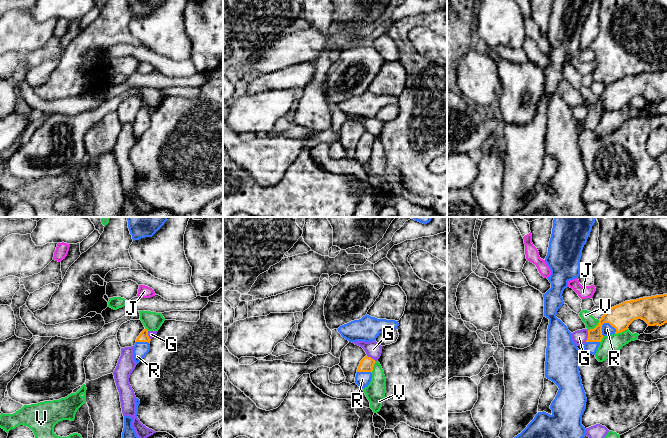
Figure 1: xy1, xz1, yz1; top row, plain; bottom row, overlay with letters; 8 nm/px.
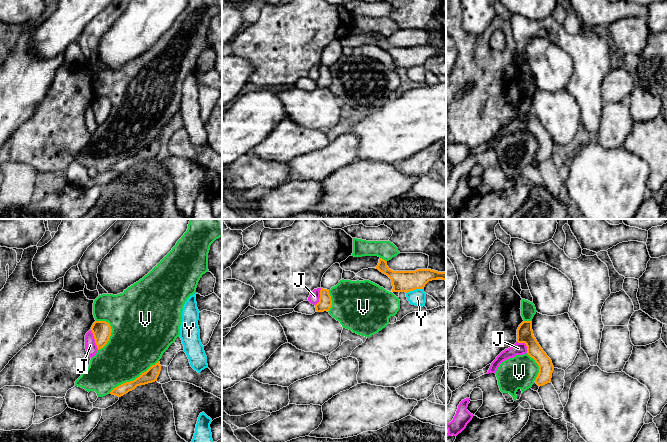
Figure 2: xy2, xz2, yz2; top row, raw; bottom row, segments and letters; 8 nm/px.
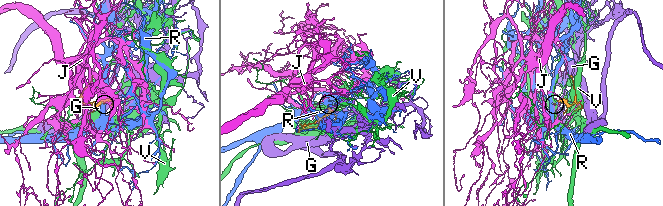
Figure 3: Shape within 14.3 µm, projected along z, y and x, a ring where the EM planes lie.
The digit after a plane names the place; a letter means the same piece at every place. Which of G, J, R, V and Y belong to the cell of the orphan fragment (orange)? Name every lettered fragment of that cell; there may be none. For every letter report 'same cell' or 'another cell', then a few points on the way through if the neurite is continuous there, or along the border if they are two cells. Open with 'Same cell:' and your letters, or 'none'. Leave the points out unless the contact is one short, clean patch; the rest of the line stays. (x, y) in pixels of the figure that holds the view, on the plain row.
Same cell: R
G: another cell; border yz1 (588, 106), (588, 112), (585, 117)
J: another cell; border xy2 (90, 106), (98, 125)
R: same cell; way yz1 (620, 92), (610, 100), (607, 105)
V: another cell
Y: another cell; border xz2 (423, 64), (410, 66), (406, 69)

